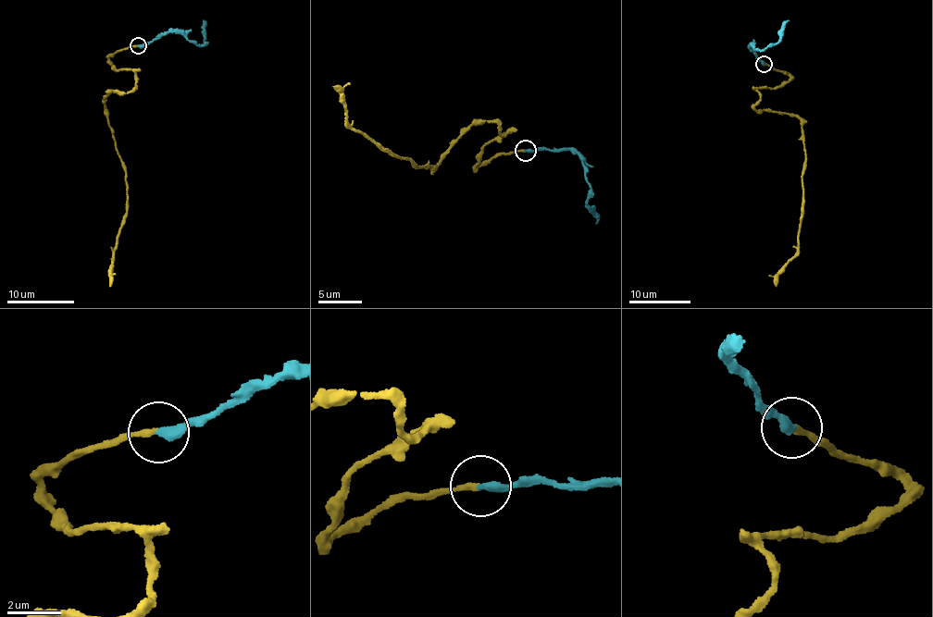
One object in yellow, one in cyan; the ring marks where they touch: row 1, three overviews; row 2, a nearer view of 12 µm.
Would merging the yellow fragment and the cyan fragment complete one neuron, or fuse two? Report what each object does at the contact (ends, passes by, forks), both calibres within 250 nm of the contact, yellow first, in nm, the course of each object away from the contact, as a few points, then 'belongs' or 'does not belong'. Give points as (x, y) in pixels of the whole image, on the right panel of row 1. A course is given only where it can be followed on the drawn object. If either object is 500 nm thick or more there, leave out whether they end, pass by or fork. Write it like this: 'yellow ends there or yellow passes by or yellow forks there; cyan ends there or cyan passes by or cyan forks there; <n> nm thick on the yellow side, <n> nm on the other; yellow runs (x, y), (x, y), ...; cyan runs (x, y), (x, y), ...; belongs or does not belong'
yellow ends there; cyan ends there; 200 nm thick on the yellow side, 340 nm on the other; yellow runs (765, 64), (789, 78), (775, 88), (759, 87), (753, 108), (801, 119), (806, 158), (798, 253), (776, 287); cyan runs (765, 64), (749, 48), (752, 45), (757, 50), (771, 46), (778, 41), (778, 30), (788, 19); belongs

